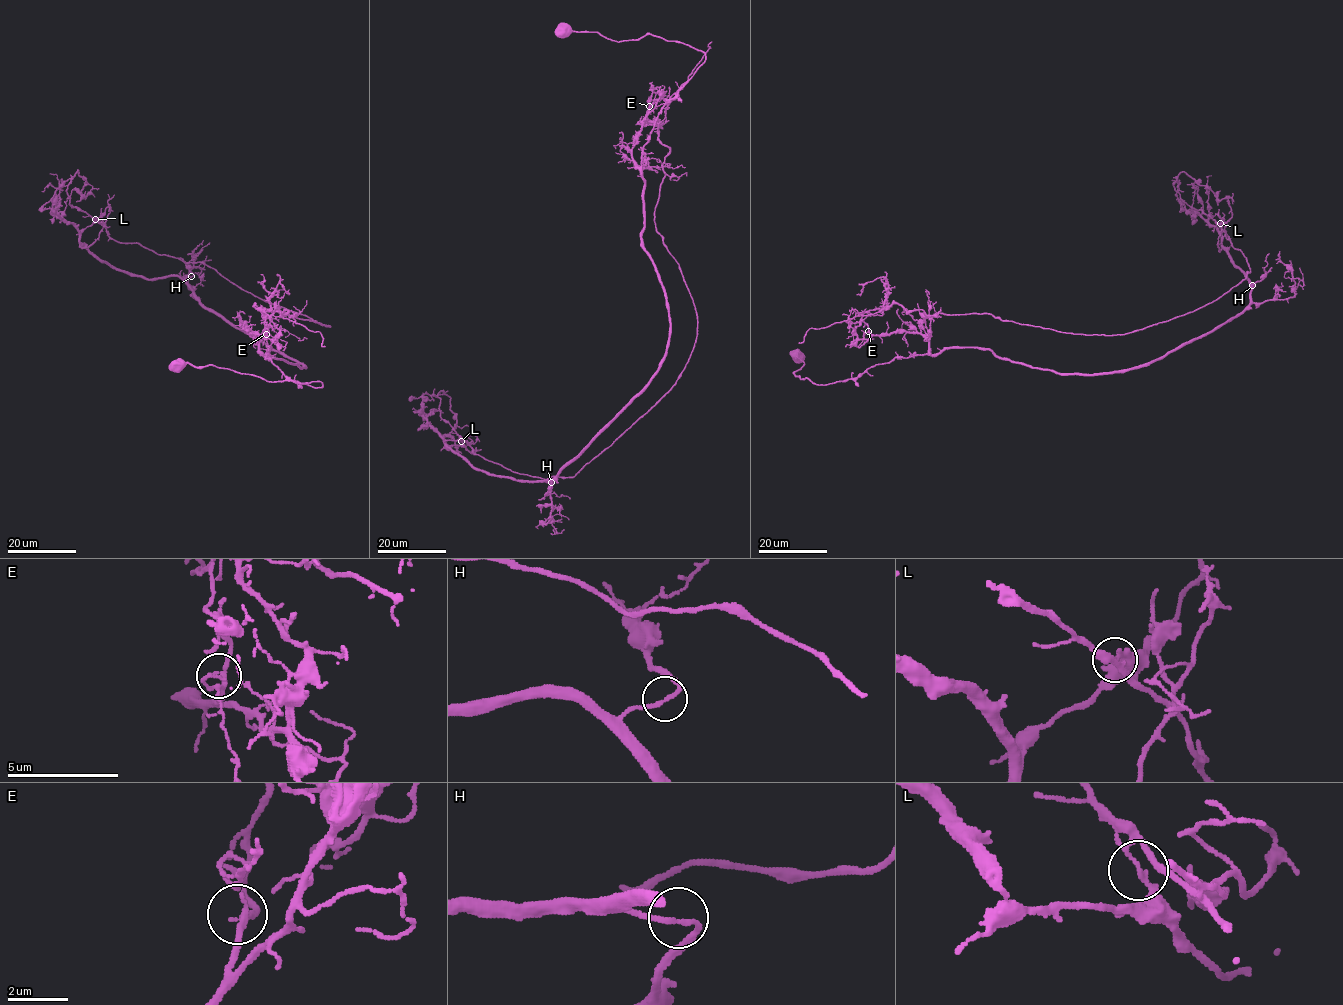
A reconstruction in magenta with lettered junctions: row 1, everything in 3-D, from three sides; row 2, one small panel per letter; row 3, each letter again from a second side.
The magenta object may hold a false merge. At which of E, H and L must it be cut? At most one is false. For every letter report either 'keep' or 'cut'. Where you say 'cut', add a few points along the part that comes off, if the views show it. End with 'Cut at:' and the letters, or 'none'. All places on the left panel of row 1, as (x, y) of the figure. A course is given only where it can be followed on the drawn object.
E: keep
H: keep
L: cut | (95, 218), (114, 239), (203, 262), (330, 326), (274, 305), (319, 332), (325, 347)
Cut at: L

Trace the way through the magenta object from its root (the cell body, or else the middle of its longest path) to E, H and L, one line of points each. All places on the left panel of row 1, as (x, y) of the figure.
E: (176, 367), (214, 365), (322, 387), (289, 379), (265, 359), (252, 334), (266, 334)
H: (176, 367), (214, 365), (322, 386), (289, 379), (265, 359), (267, 347), (306, 365), (207, 310), (191, 276)
L: (176, 367), (322, 386), (289, 379), (267, 347), (306, 365), (178, 276), (97, 258), (79, 241), (95, 218)

